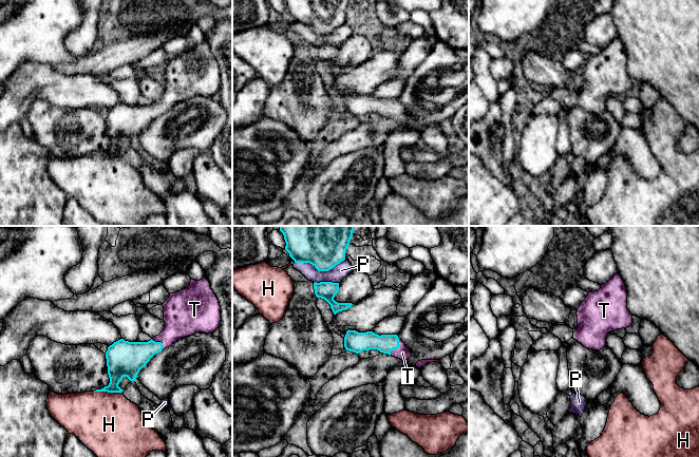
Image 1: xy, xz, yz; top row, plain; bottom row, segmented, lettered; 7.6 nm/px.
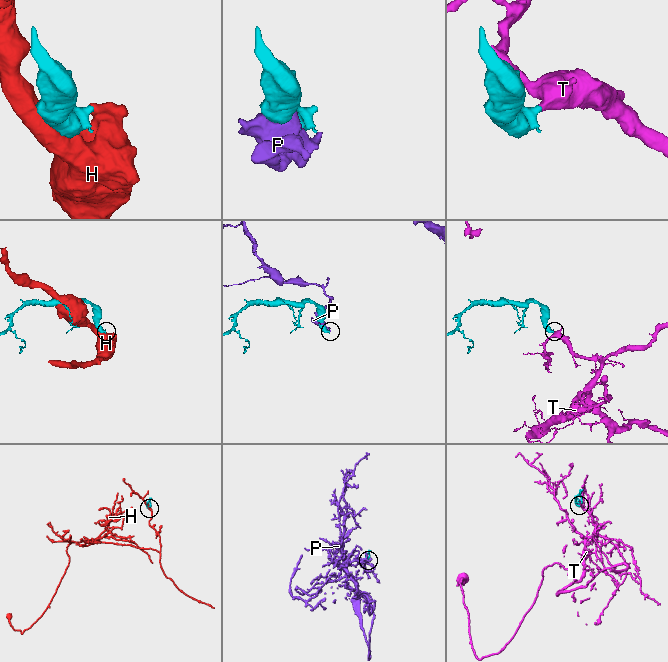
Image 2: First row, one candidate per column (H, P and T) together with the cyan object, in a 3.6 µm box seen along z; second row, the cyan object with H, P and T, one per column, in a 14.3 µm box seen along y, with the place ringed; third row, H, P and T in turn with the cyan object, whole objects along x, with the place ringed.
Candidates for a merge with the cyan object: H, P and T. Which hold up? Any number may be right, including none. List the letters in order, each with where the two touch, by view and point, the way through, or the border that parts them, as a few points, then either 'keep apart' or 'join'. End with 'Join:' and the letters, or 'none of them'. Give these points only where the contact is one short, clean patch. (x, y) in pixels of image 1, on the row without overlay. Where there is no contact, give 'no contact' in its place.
H: xy (108, 155) | keep apart
P: xz (319, 34) | keep apart
T: xz (396, 112) | across xz (364, 105), (388, 107), (396, 112), (402, 116) | join
Join: T

